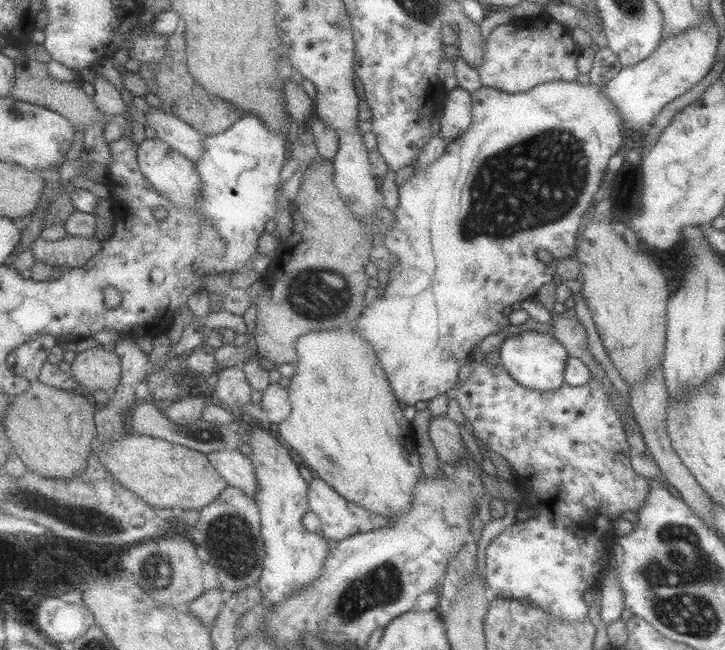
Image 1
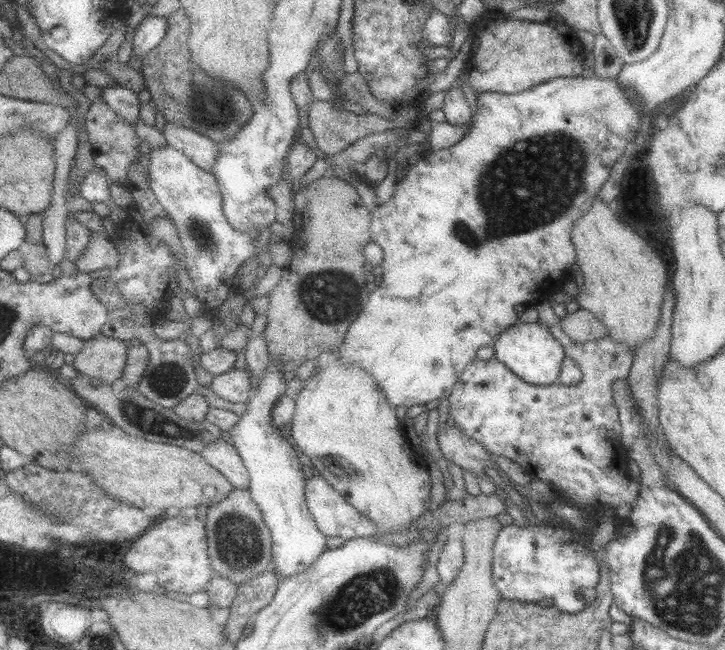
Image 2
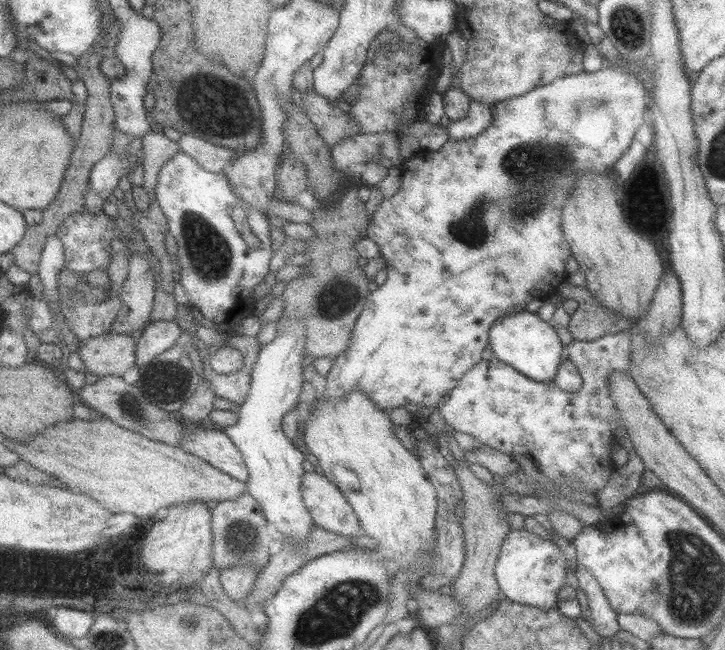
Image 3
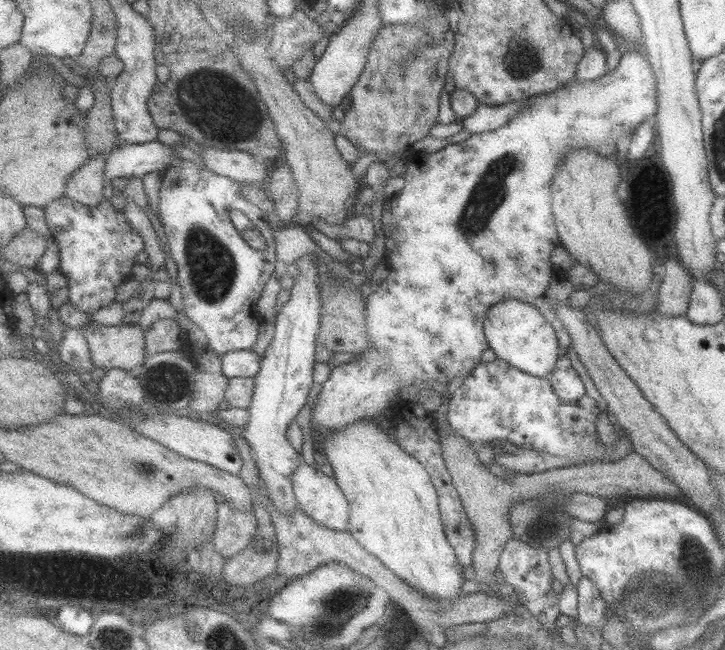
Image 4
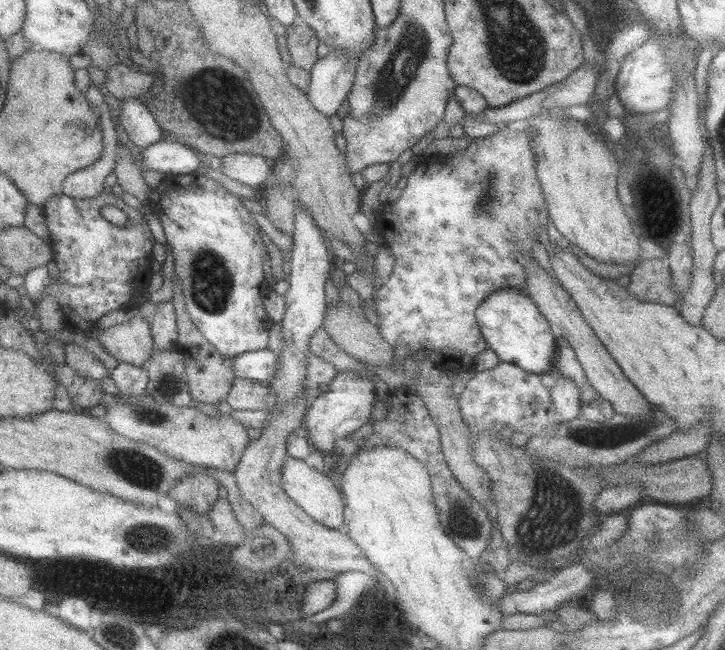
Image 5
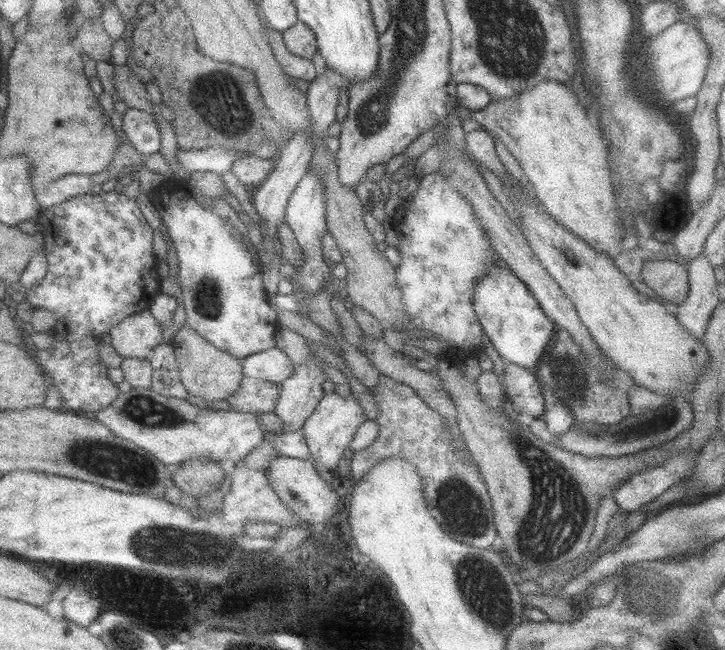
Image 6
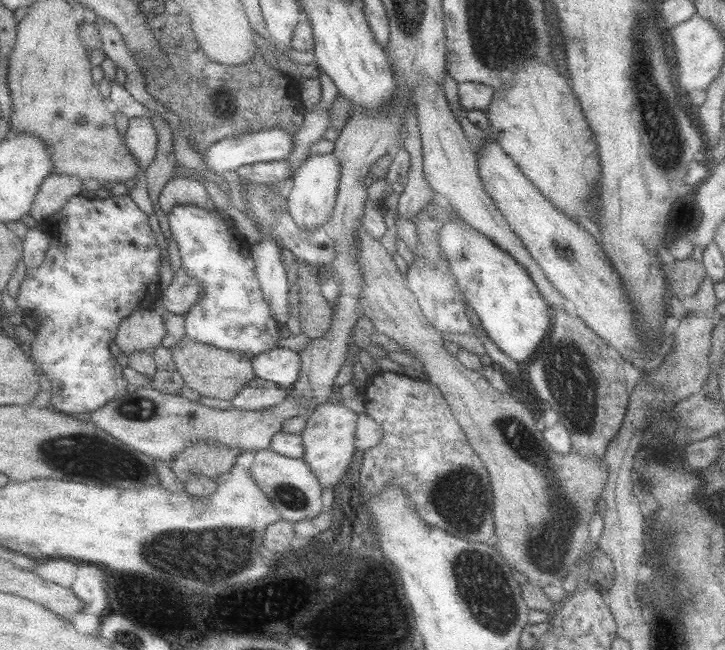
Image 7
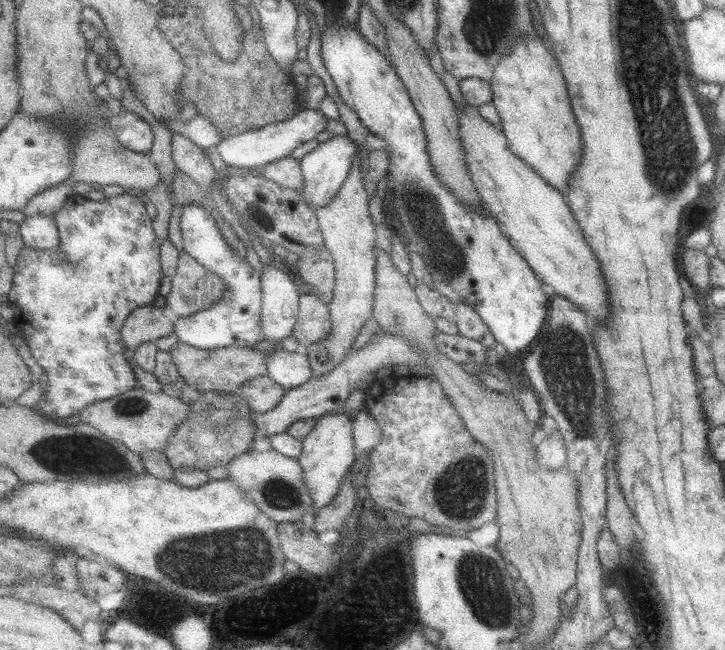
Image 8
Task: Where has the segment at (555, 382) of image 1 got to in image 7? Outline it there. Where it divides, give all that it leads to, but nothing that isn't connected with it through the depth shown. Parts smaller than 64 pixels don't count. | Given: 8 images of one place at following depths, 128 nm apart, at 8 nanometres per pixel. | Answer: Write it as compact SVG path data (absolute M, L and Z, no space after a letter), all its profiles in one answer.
M461 218L451 219L441 227L441 248L453 277L488 335L511 358L519 362L530 360L531 350L541 342L551 318L547 301L539 294L530 274L507 250Z

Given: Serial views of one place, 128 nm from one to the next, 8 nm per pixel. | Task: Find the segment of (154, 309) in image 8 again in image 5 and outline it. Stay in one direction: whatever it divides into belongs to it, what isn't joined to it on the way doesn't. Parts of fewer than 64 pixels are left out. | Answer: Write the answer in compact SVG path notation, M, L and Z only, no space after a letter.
M141 315L107 329L95 326L86 334L91 338L97 338L103 348L119 363L125 361L144 366L157 349L151 330L151 320Z

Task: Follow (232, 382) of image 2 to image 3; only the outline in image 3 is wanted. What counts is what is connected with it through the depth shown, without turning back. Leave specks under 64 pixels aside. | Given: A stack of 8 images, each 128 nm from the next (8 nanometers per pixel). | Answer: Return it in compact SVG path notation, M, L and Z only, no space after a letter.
M211 367L205 368L205 376L213 383L215 393L223 399L241 406L248 399L252 387L252 375L242 370L219 374Z

